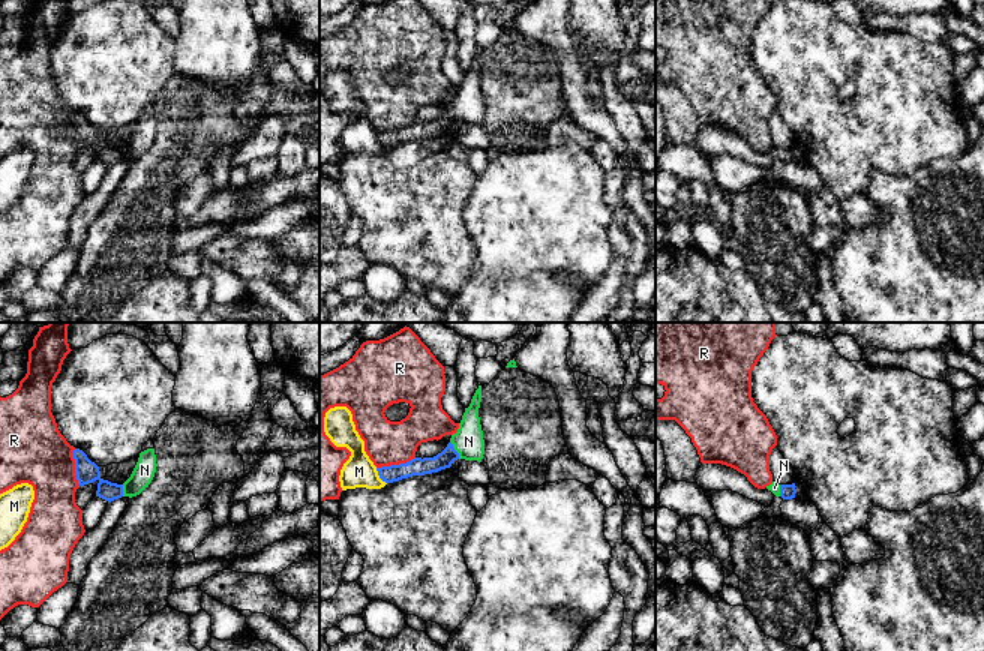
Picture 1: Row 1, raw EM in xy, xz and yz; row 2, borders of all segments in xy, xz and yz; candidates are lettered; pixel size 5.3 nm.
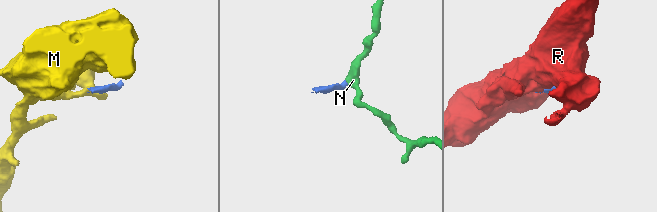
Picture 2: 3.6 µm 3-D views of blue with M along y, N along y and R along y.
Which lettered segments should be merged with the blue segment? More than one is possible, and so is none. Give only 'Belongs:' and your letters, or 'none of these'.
Belongs: N

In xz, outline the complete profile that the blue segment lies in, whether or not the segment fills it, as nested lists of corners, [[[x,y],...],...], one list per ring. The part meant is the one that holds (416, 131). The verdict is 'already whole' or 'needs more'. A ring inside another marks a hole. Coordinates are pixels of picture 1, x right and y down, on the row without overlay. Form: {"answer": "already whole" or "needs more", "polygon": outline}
{"answer": "needs more", "polygon": [[[482,50],[476,54],[471,68],[465,72],[459,93],[452,99],[447,111],[434,122],[414,122],[406,128],[376,132],[386,147],[399,146],[412,140],[424,140],[450,132],[458,123],[482,126],[484,104],[478,81],[482,66]]]}

